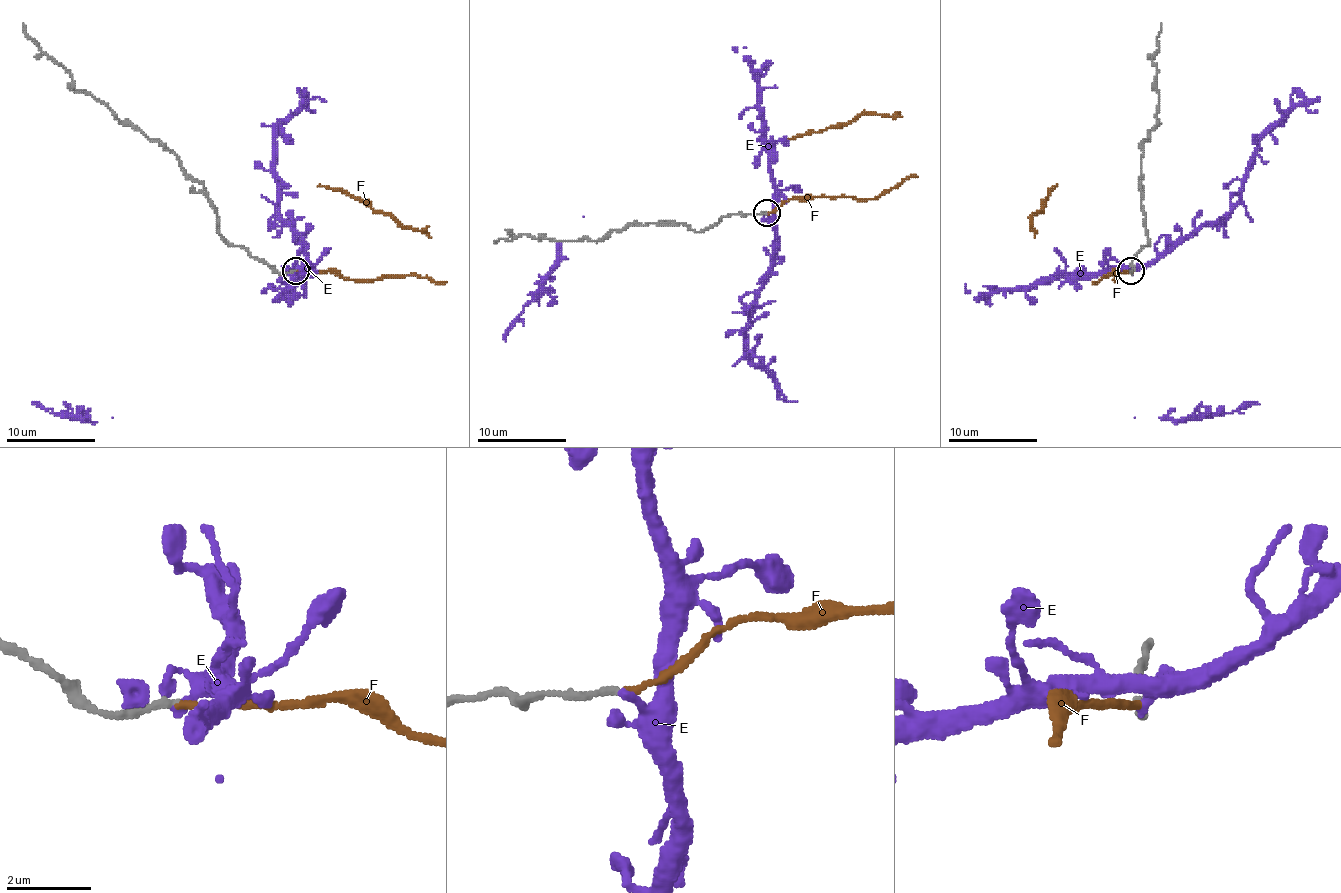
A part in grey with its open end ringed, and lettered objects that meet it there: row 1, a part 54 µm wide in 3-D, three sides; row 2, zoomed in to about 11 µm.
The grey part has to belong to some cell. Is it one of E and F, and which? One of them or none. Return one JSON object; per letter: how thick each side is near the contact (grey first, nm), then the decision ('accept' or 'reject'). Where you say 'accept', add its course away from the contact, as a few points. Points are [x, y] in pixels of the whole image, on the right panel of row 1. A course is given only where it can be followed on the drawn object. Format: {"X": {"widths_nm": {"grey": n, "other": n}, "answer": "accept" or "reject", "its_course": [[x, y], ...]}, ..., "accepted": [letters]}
{"E": {"widths_nm": {"grey": 170, "other": 240}, "answer": "reject"}, "F": {"widths_nm": {"grey": 160, "other": 150}, "answer": "accept"}, "accepted": ["F"]}

